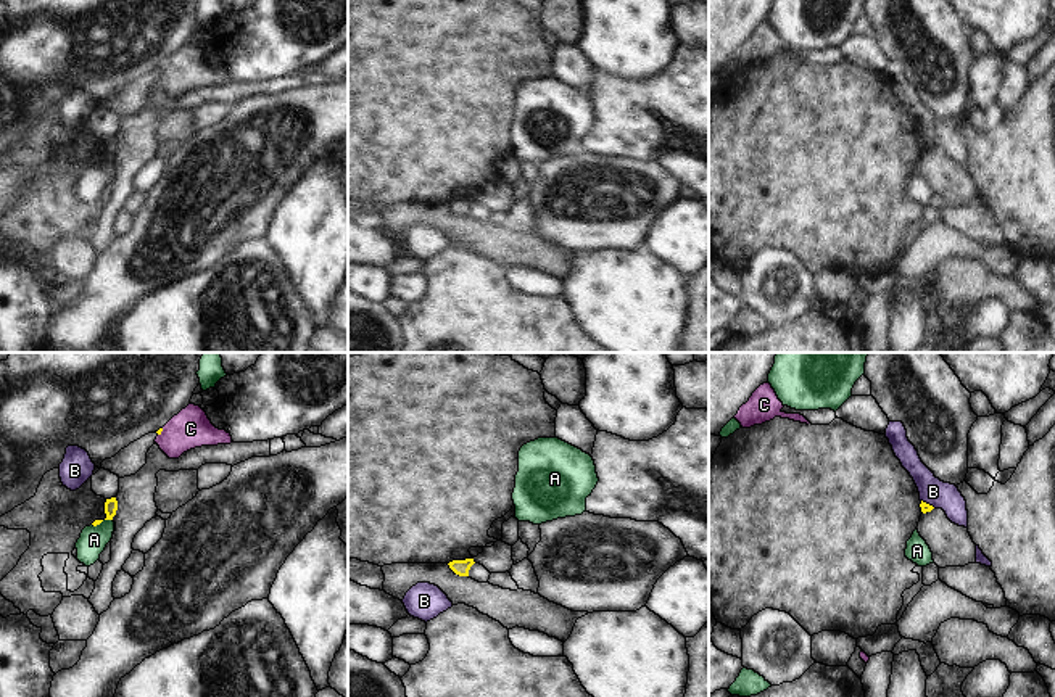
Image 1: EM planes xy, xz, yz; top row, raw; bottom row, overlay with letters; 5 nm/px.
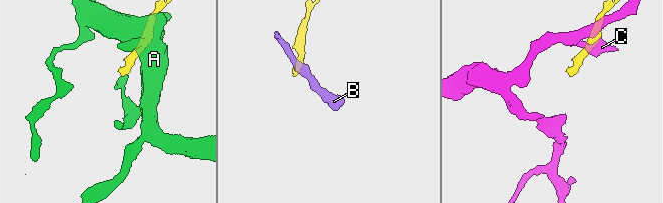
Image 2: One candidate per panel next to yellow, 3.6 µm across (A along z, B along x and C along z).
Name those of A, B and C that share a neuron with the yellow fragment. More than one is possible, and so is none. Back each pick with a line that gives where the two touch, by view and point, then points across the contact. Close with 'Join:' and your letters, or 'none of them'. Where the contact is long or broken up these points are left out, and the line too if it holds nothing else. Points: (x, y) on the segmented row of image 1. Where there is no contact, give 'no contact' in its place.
Join: none of them

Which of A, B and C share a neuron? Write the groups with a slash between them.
A B / C

